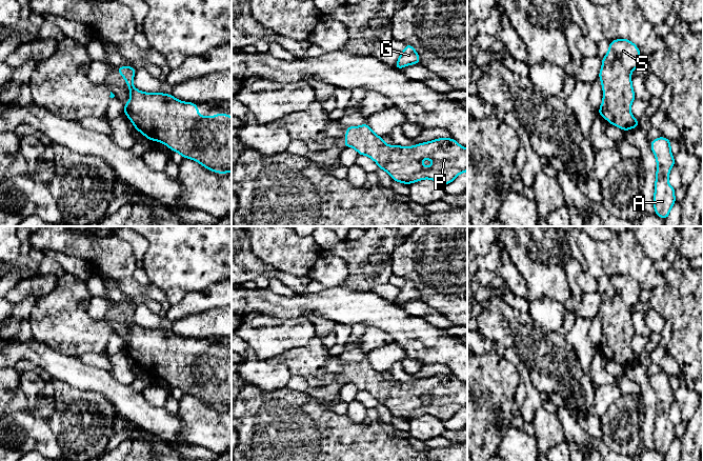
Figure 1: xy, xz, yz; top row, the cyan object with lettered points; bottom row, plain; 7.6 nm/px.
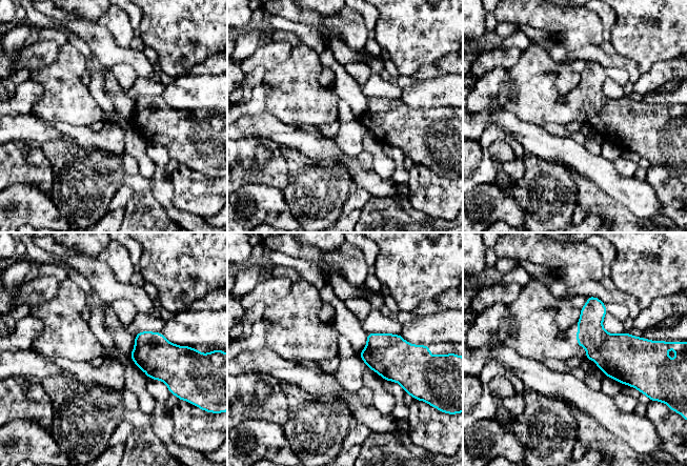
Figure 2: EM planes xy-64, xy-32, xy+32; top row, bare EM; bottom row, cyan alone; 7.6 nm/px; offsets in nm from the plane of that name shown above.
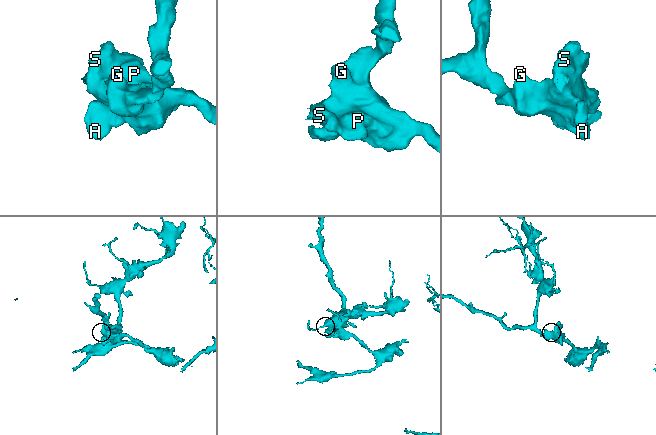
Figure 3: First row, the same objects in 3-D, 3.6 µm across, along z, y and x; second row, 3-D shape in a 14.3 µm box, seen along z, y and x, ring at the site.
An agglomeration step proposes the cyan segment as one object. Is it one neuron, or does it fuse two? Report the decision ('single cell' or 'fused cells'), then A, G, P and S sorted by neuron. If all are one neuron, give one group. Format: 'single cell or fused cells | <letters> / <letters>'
single cell | A G P S

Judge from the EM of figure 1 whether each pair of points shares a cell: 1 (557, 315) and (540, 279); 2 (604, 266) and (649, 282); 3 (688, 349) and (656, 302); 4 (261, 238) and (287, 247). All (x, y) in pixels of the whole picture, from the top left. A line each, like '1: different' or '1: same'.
1: different
2: same
3: same
4: same

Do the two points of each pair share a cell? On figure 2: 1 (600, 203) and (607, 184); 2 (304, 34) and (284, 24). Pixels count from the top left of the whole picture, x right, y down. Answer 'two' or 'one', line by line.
1: two
2: one

